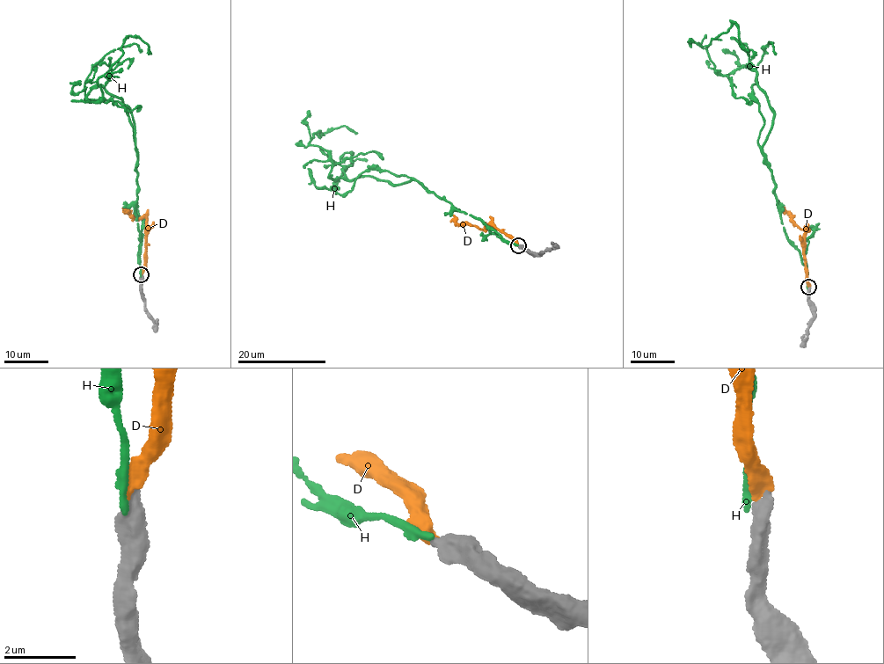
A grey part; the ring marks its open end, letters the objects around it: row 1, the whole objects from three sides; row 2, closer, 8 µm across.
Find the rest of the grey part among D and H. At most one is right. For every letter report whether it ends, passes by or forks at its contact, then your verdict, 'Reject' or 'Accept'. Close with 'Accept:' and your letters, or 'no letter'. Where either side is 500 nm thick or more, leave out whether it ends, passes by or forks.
D: It ends there. Accept
H: It ends there. Reject
Accept: D

